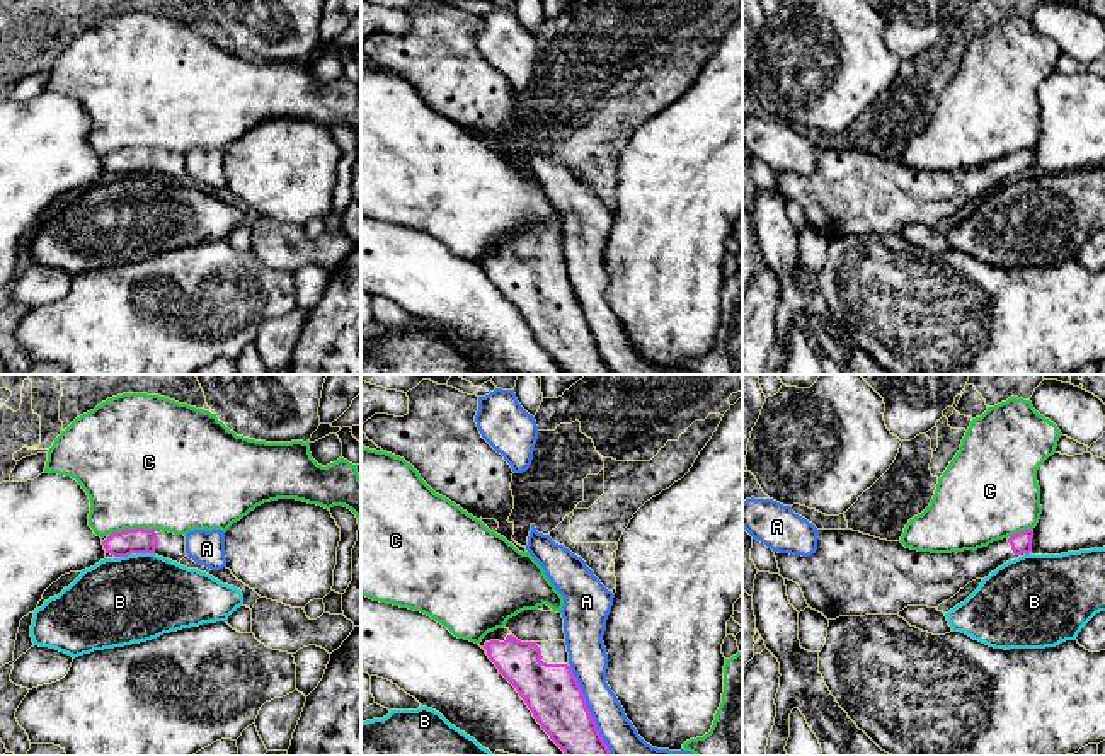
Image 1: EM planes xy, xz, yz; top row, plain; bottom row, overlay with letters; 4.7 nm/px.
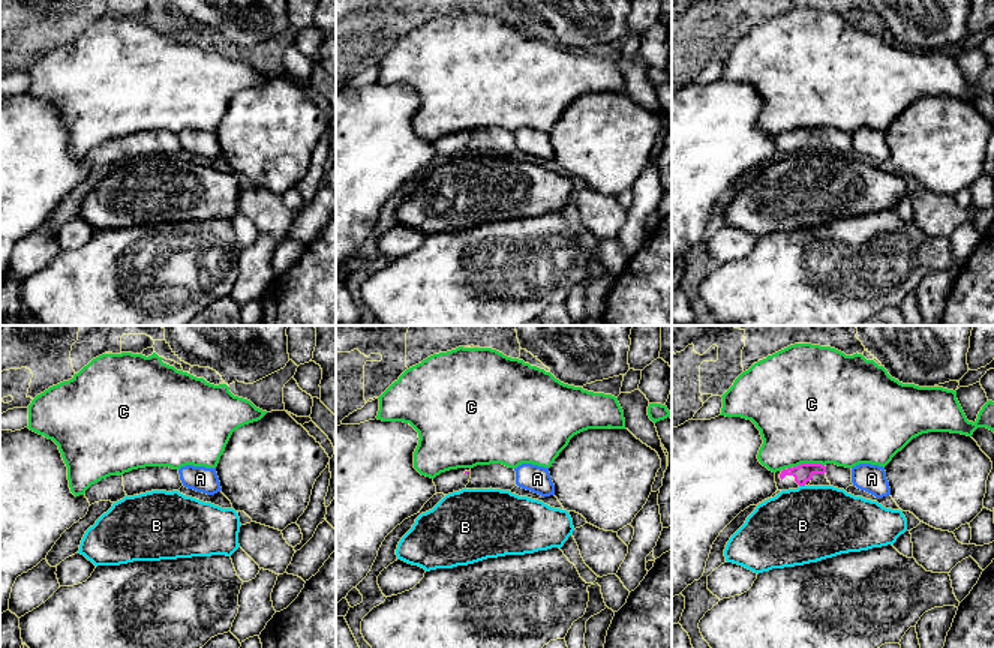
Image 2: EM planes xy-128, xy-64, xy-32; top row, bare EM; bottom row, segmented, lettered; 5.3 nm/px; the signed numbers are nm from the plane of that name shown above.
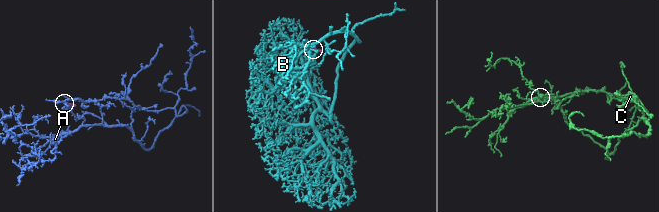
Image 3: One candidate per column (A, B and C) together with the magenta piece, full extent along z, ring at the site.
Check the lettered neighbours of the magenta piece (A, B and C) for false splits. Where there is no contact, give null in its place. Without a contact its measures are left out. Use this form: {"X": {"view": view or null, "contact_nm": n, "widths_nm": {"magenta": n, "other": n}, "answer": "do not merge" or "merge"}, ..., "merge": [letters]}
{"A": {"view": "xz", "contact_nm": 460, "widths_nm": {"magenta": 260, "other": 180}, "answer": "do not merge"}, "B": {"view": "xy", "contact_nm": 90, "widths_nm": {"magenta": 120, "other": 420}, "answer": "do not merge"}, "C": {"view": "xy", "contact_nm": 220, "widths_nm": {"magenta": 120, "other": 480}, "answer": "do not merge"}, "merge": []}

